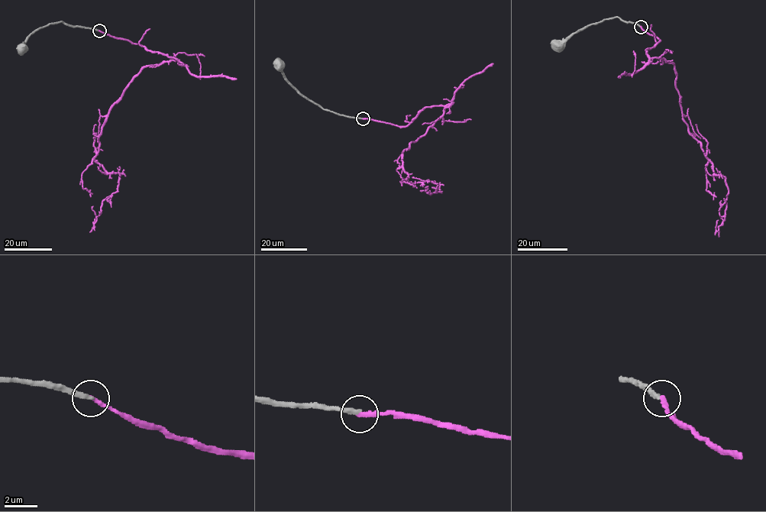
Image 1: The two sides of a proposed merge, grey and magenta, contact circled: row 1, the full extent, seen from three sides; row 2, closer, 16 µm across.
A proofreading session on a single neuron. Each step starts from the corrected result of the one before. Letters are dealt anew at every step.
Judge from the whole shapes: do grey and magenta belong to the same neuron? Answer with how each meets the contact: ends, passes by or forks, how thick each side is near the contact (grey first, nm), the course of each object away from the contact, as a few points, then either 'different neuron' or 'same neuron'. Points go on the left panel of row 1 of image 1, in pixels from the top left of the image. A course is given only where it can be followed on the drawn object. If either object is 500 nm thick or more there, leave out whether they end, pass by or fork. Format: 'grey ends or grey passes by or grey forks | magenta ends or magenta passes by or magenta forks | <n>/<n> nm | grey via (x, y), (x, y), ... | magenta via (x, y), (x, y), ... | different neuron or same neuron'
grey ends | magenta ends | 300/280 nm | grey via (99, 30), (62, 21), (49, 24), (30, 34), (20, 46), (22, 48) | magenta via (99, 30), (178, 60), (145, 66), (111, 108), (94, 158), (108, 173), (121, 175), (94, 226), (97, 216) | same neuron

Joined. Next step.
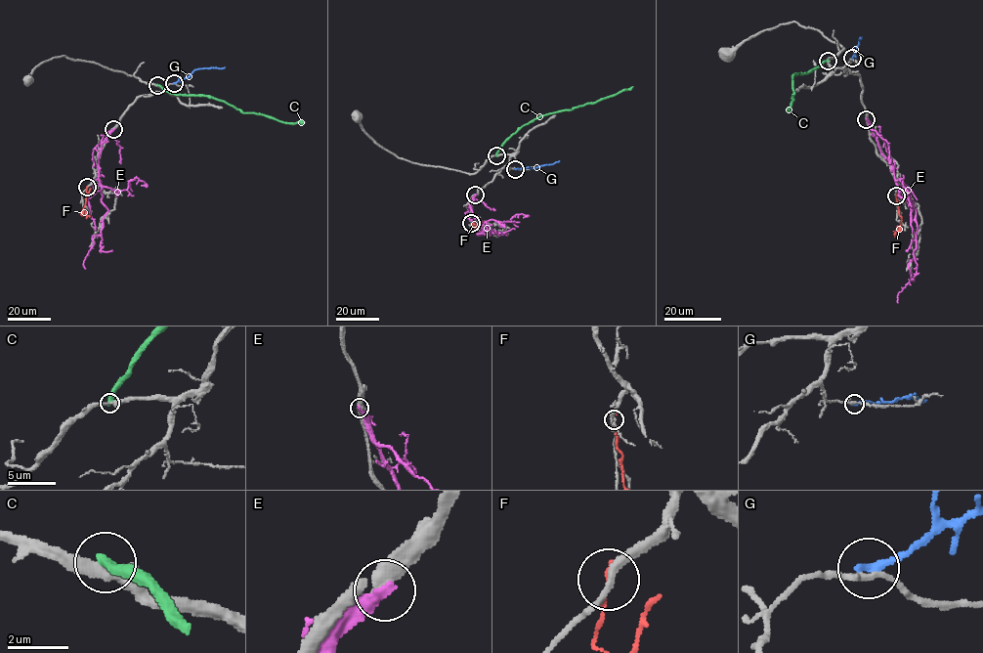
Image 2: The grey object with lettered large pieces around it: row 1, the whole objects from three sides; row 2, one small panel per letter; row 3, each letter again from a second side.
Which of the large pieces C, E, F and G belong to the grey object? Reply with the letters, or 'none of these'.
none of these

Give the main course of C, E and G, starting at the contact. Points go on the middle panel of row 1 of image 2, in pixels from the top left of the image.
C: (496, 155), (501, 145), (534, 119), (595, 103), (633, 86)
E: (475, 195), (473, 214), (491, 234), (501, 234), (493, 234), (491, 225)
G: (515, 169), (559, 161)

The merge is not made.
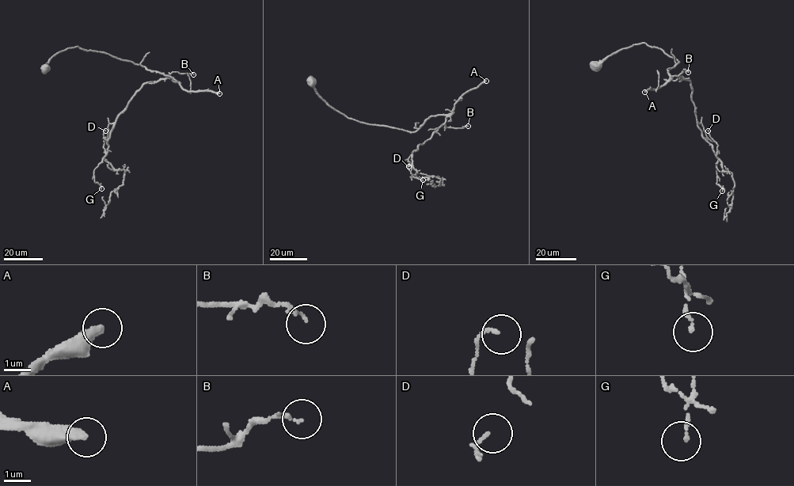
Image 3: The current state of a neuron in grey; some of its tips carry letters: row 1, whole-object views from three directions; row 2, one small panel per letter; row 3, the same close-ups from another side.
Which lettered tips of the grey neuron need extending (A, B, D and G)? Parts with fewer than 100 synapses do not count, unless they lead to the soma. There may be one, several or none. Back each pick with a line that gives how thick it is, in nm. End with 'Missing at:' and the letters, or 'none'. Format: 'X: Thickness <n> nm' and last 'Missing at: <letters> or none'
A: Thickness 440 nm
Missing at: A

